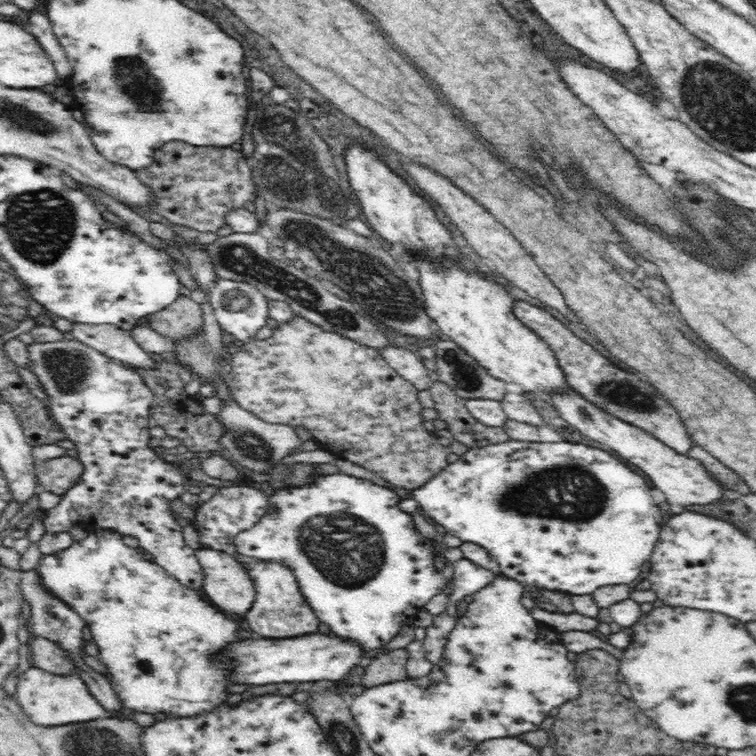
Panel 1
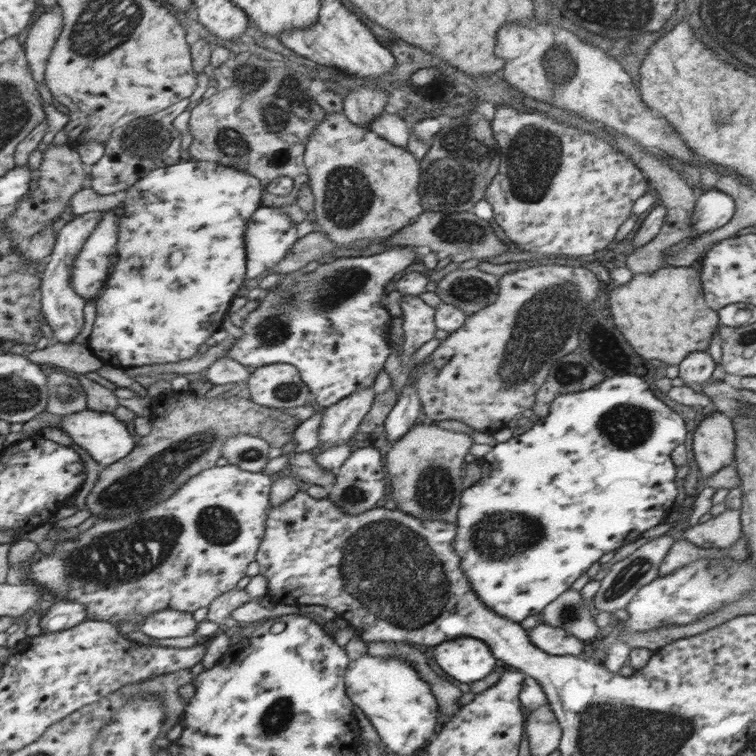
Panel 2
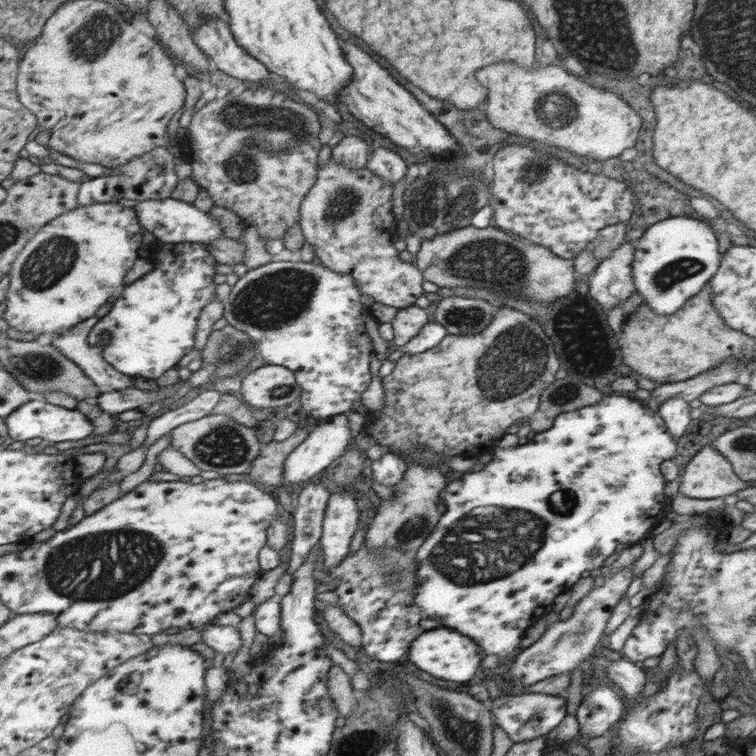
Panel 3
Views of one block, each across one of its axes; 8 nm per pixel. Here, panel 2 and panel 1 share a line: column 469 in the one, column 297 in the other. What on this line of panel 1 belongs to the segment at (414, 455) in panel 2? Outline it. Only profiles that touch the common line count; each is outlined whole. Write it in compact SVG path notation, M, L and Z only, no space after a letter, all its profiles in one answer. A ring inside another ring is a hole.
M230 402L228 406L220 412L220 420L230 428L230 432L222 438L222 446L228 452L230 460L238 460L238 464L242 464L248 470L268 470L270 466L274 466L280 458L284 458L284 454L290 454L292 448L300 446L300 440L294 432L292 426L284 426L284 424L270 424L258 416L254 416L252 412L244 410L240 404Z

